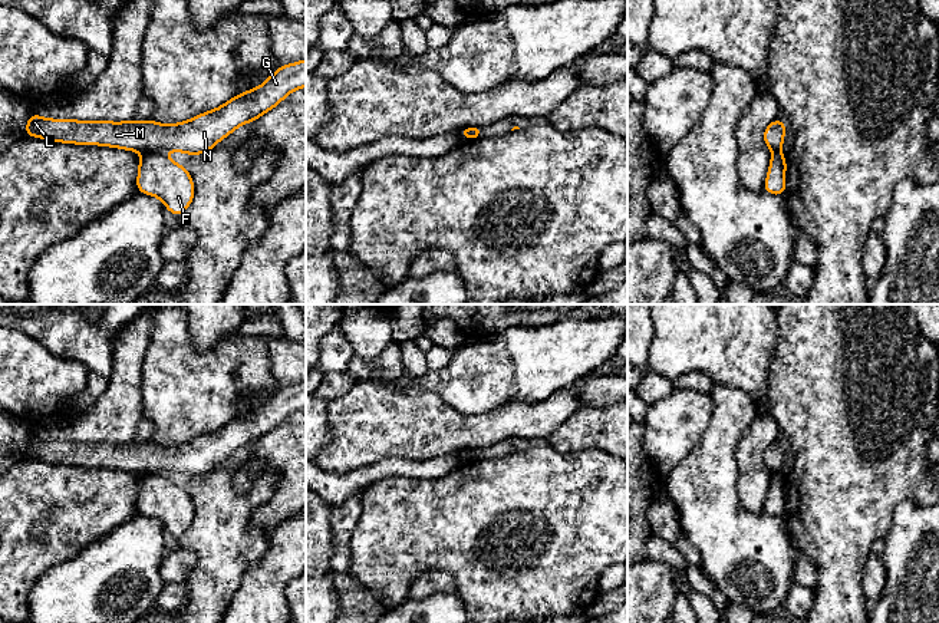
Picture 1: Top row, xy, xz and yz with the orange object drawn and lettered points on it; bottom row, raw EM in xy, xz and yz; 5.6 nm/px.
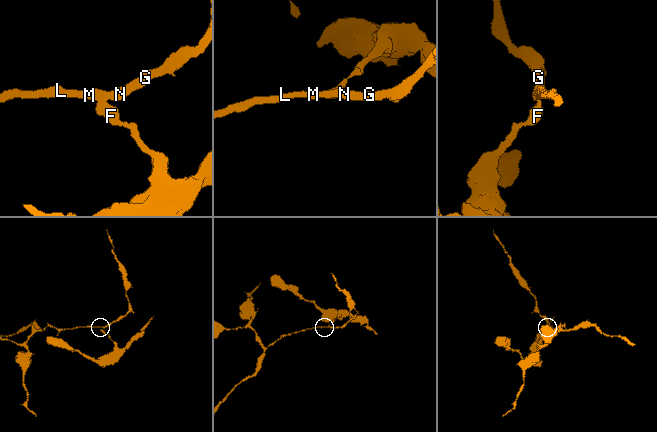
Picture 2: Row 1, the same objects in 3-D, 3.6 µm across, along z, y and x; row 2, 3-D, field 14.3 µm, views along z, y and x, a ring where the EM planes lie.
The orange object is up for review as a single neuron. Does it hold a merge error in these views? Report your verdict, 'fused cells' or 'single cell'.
fused cells

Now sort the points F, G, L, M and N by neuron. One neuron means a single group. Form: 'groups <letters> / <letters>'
groups F / G L M N

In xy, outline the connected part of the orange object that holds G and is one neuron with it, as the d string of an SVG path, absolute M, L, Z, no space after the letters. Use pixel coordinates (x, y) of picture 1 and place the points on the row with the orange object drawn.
M306 59L279 67L257 89L235 95L220 108L175 125L134 119L128 122L45 119L34 112L27 121L24 136L138 152L165 149L198 155L208 152L238 126L256 121L290 92L304 86Z

